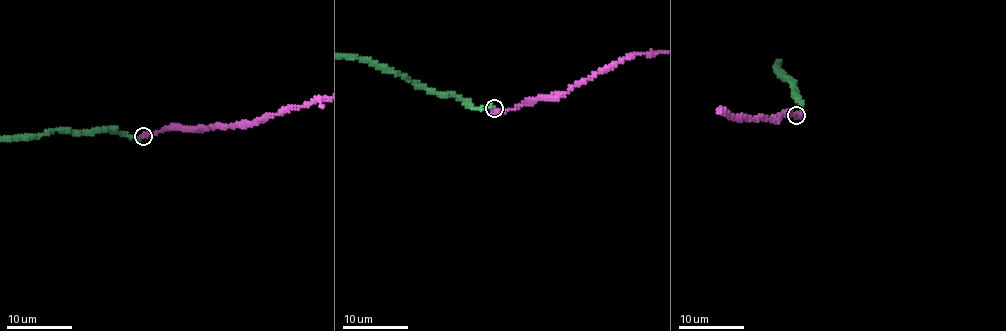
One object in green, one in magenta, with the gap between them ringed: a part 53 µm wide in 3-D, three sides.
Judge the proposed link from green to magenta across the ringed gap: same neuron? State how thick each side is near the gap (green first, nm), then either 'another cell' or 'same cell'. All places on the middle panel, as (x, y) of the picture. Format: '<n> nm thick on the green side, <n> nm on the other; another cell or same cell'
240 nm thick on the green side, 360 nm on the other; another cell

